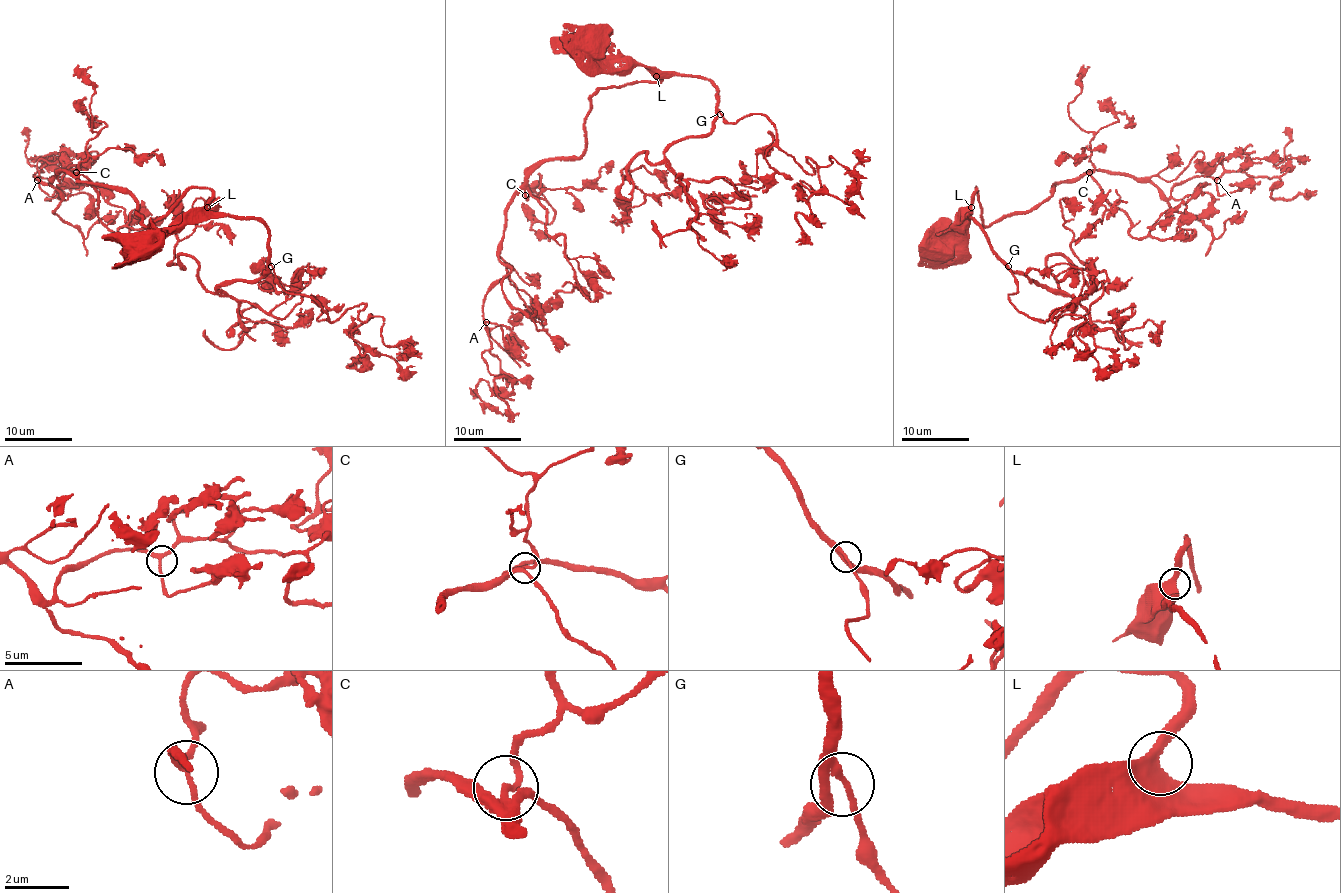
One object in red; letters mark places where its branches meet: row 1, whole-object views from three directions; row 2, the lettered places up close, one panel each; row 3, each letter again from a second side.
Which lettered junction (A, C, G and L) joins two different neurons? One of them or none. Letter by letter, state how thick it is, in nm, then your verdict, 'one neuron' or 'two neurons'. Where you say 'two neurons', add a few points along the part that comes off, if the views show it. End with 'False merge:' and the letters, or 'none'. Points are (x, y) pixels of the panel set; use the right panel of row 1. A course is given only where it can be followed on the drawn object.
A: 180 nm | one neuron
C: 180 nm | one neuron
G: 200 nm | one neuron
L: 420 nm | one neuron
False merge: none

